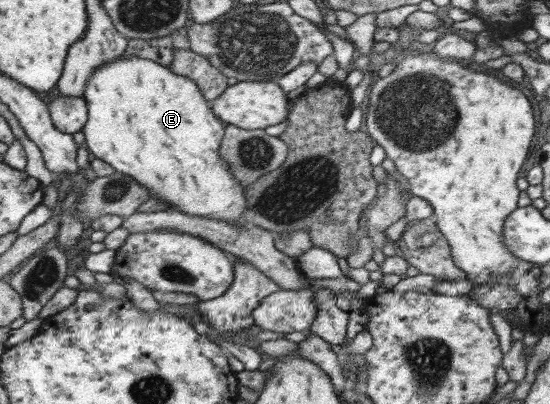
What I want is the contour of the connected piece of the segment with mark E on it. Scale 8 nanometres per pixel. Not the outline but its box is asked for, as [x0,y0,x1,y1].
[81,55,248,223]

